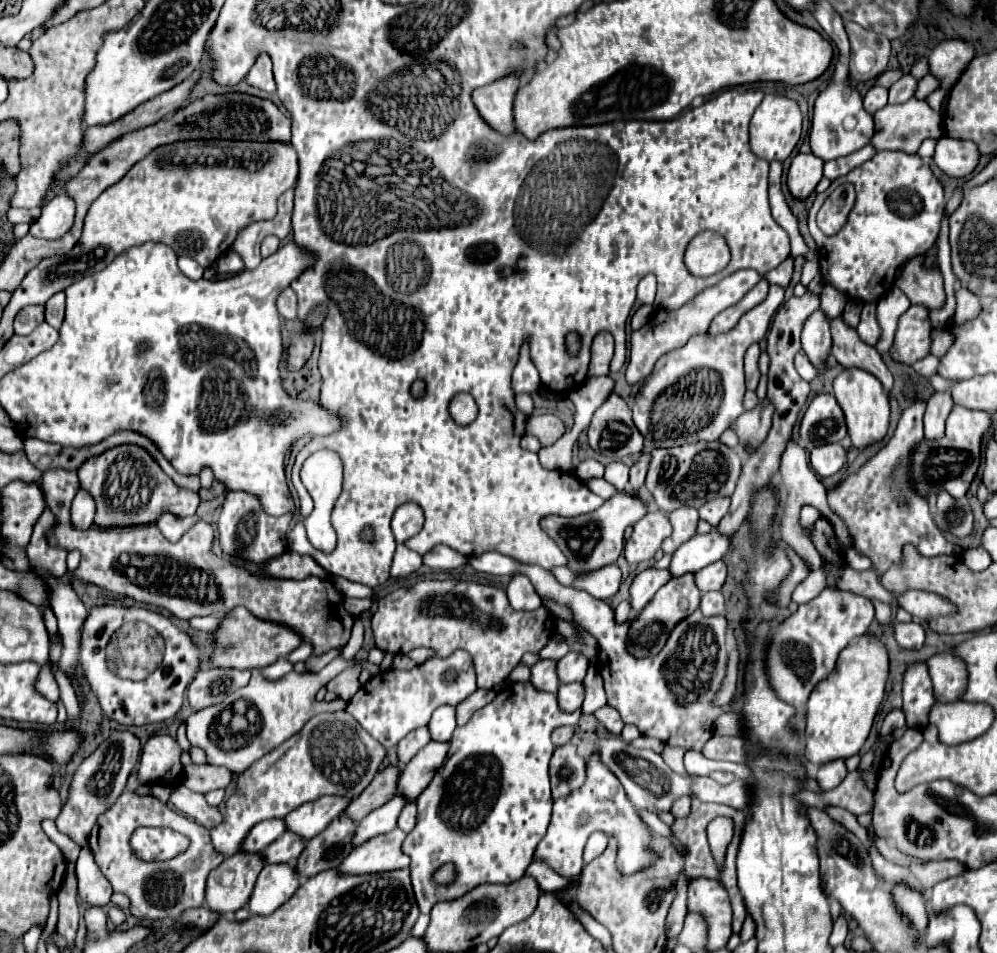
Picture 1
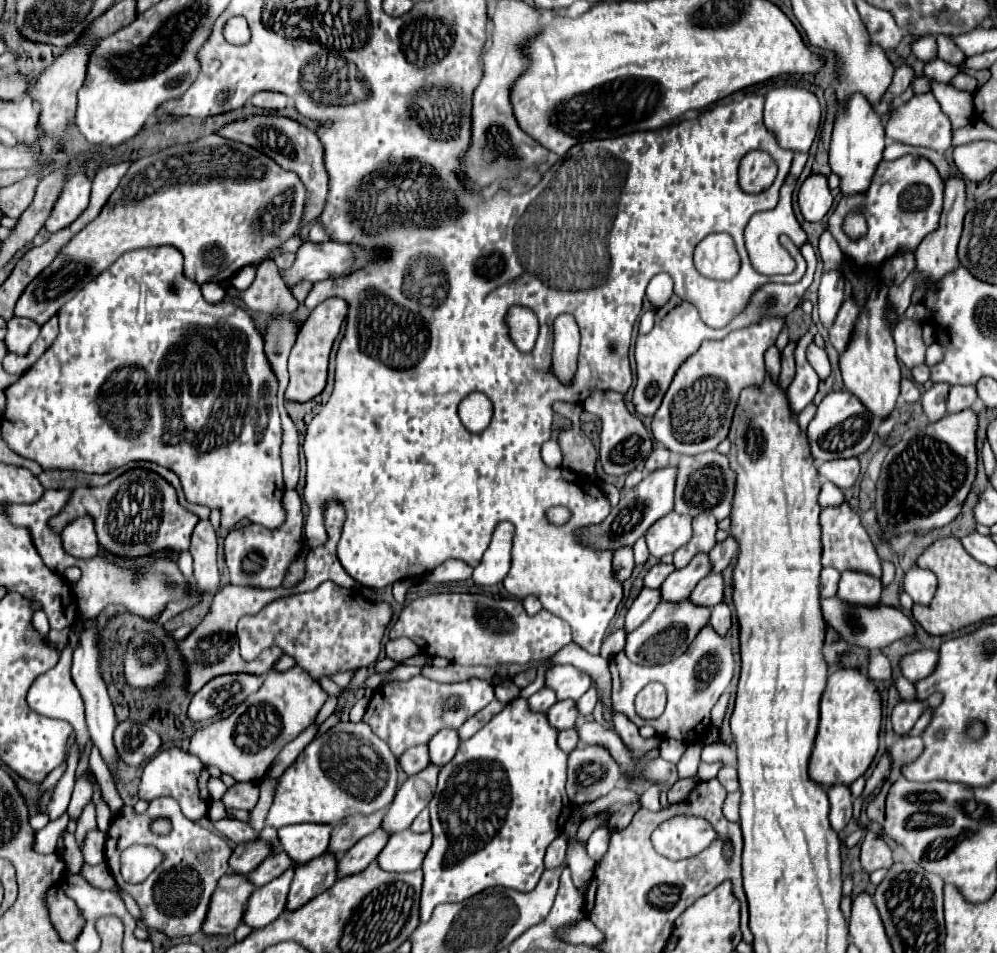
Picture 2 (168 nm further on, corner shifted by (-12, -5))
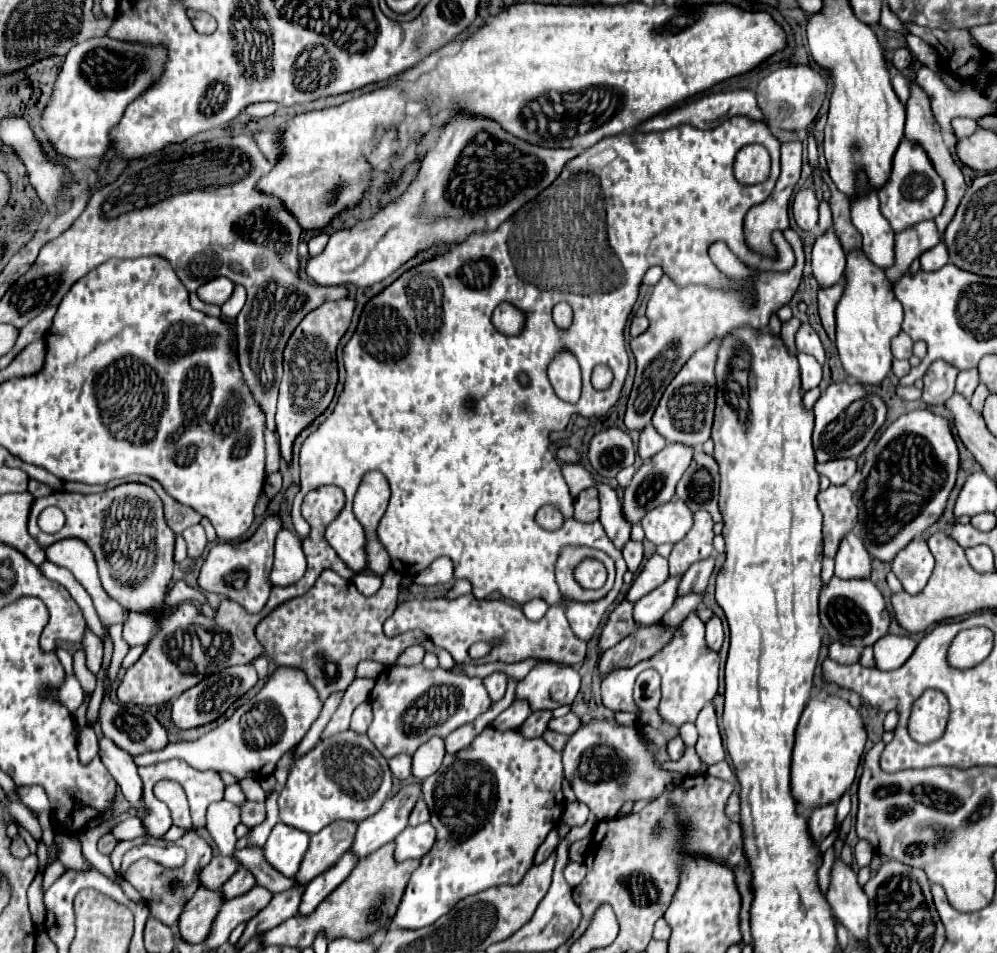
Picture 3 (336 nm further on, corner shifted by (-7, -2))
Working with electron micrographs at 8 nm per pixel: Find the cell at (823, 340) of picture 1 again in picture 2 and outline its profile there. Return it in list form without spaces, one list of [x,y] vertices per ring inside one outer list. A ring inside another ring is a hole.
[[[823,273],[821,285],[819,285],[819,321],[825,331],[831,329],[841,303],[843,303],[843,277],[841,273]]]

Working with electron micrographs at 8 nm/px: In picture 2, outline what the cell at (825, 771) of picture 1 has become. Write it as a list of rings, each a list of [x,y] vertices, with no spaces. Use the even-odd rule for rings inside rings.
[[[835,783],[833,787],[829,787],[827,795],[829,795],[829,803],[831,803],[831,813],[829,813],[831,827],[835,831],[841,831],[849,823],[849,819],[853,815],[851,789],[845,783]]]

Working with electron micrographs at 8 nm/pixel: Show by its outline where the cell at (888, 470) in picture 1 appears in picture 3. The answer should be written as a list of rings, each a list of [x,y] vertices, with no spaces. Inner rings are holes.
[[[934,360],[928,372],[924,374],[922,400],[926,404],[944,404],[944,400],[948,400],[948,396],[954,394],[956,376],[958,376],[956,366],[944,360]]]

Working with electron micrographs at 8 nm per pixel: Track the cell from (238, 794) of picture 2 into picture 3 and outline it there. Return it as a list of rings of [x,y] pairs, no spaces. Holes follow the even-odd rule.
[[[246,802],[242,808],[242,824],[246,824],[248,828],[262,824],[266,820],[266,808],[262,802]]]

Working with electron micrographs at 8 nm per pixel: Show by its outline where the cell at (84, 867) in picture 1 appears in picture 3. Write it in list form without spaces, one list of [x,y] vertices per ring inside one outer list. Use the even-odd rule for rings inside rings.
[[[84,726],[80,730],[78,748],[80,748],[80,760],[84,760],[84,762],[92,760],[98,754],[98,738],[96,738],[96,732],[90,726]]]

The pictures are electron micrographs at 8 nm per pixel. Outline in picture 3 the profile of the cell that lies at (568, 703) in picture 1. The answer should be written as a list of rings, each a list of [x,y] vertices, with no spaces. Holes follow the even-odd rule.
[[[532,712],[524,724],[518,728],[518,732],[524,736],[524,738],[540,738],[546,730],[546,724],[548,720],[552,718],[552,712]]]

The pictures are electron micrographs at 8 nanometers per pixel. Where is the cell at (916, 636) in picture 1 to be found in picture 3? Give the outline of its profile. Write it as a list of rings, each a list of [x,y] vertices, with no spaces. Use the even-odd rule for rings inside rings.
[[[832,576],[832,580],[824,584],[820,590],[820,620],[832,640],[854,646],[858,650],[872,646],[876,640],[880,640],[890,626],[890,616],[886,612],[882,594],[870,580],[864,580],[864,578],[842,580]]]

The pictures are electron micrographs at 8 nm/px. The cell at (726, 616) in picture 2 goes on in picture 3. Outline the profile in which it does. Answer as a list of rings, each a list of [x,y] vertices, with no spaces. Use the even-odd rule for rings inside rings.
[[[714,616],[710,622],[706,622],[706,646],[714,652],[718,652],[722,648],[724,642],[724,630],[722,630],[722,622],[718,616]]]

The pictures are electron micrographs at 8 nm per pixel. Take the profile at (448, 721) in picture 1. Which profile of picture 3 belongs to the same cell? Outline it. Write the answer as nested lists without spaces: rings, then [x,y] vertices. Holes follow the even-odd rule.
[[[434,736],[428,740],[428,744],[422,744],[414,754],[412,754],[412,776],[416,780],[426,780],[434,772],[438,772],[442,758],[444,758],[444,740]]]

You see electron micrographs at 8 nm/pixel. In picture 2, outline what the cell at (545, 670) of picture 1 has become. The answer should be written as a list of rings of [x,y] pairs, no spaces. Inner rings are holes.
[[[543,687],[541,691],[537,691],[535,695],[529,697],[529,707],[533,711],[541,711],[541,713],[547,713],[549,707],[553,707],[555,703],[557,703],[557,695],[549,687]]]

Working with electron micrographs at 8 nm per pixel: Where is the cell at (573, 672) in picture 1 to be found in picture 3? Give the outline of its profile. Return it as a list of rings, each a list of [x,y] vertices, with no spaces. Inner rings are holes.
[[[540,662],[516,684],[516,698],[526,700],[532,712],[572,704],[580,690],[580,676],[572,666]]]

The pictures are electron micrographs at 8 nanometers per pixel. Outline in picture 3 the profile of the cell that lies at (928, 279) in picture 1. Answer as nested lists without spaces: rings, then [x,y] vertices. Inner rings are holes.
[[[886,54],[886,62],[888,62],[890,76],[902,74],[902,76],[906,76],[906,78],[912,82],[912,84],[910,84],[910,98],[908,98],[908,102],[906,102],[906,138],[908,138],[908,140],[916,140],[918,144],[924,146],[924,150],[928,152],[928,156],[930,156],[934,168],[940,172],[940,176],[942,176],[944,182],[946,182],[948,200],[946,200],[944,212],[936,218],[936,224],[938,224],[938,228],[940,228],[940,234],[944,234],[944,228],[950,224],[950,220],[952,220],[952,216],[954,216],[954,212],[956,212],[956,208],[958,208],[958,204],[960,204],[960,200],[962,200],[962,196],[964,196],[966,184],[964,184],[962,170],[956,166],[956,162],[954,162],[954,158],[952,158],[948,146],[944,144],[942,130],[940,130],[940,126],[938,126],[938,122],[936,122],[936,118],[934,118],[934,114],[932,114],[932,108],[930,108],[930,98],[928,98],[928,94],[918,86],[918,82],[916,82],[916,72],[914,72],[912,68],[904,68],[904,70],[894,68],[888,54]]]

